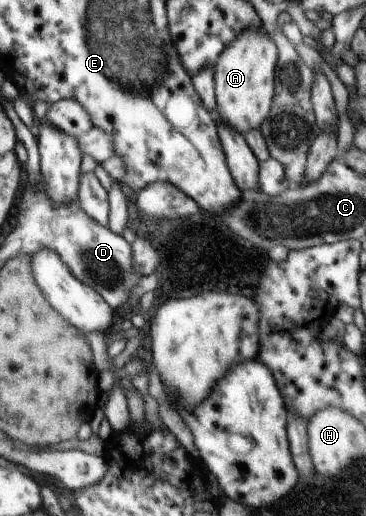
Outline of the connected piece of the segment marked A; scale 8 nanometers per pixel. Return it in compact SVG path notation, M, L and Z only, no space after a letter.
M262 28L242 32L225 49L214 68L217 113L226 126L242 135L261 129L274 94L273 73L276 58L276 46Z

